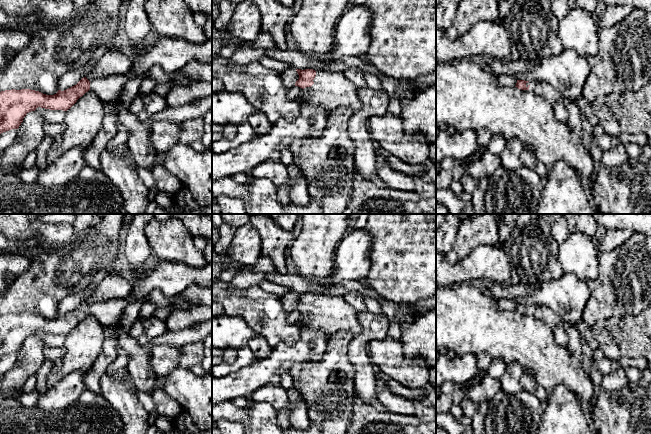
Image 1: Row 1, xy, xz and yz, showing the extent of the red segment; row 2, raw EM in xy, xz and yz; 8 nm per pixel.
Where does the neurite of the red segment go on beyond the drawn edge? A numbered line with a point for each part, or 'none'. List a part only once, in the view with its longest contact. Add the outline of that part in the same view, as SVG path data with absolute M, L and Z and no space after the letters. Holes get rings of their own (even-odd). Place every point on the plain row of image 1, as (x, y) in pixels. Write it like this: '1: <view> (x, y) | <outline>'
1: xz (330, 314) | M322 292L316 296L313 306L311 311L306 311L300 316L297 323L300 328L308 326L328 335L347 331L355 337L362 333L362 327L358 322L358 311L343 297Z

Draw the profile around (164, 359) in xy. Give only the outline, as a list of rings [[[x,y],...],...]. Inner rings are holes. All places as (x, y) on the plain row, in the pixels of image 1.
[[[155,344],[150,352],[150,367],[155,375],[155,389],[163,389],[166,377],[179,367],[182,346]]]

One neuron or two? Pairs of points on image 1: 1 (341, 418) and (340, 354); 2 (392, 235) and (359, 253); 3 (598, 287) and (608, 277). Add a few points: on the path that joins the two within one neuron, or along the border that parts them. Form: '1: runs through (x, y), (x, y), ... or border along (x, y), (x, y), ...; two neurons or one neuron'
1: runs through (330, 402), (331, 370); one neuron
2: border along (361, 229), (371, 237), (370, 270); two neurons
3: runs through (600, 285), (606, 279); one neuron

